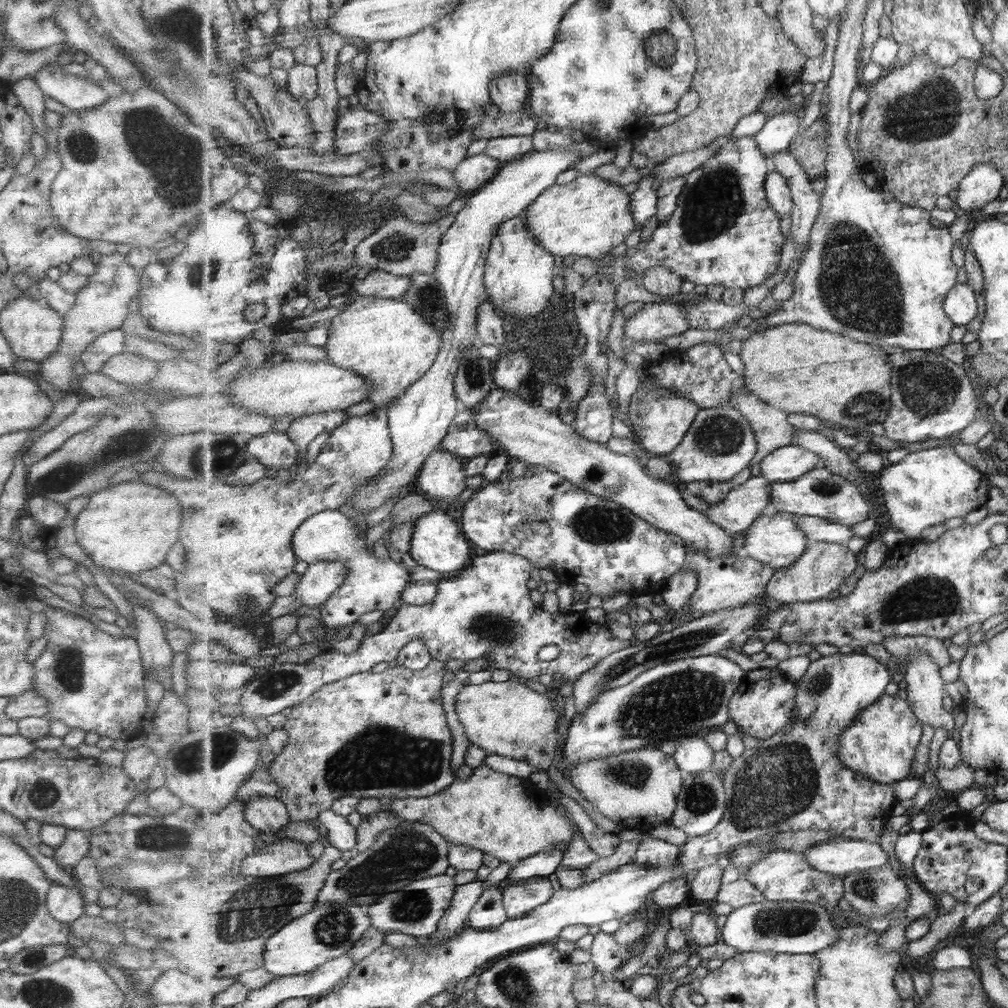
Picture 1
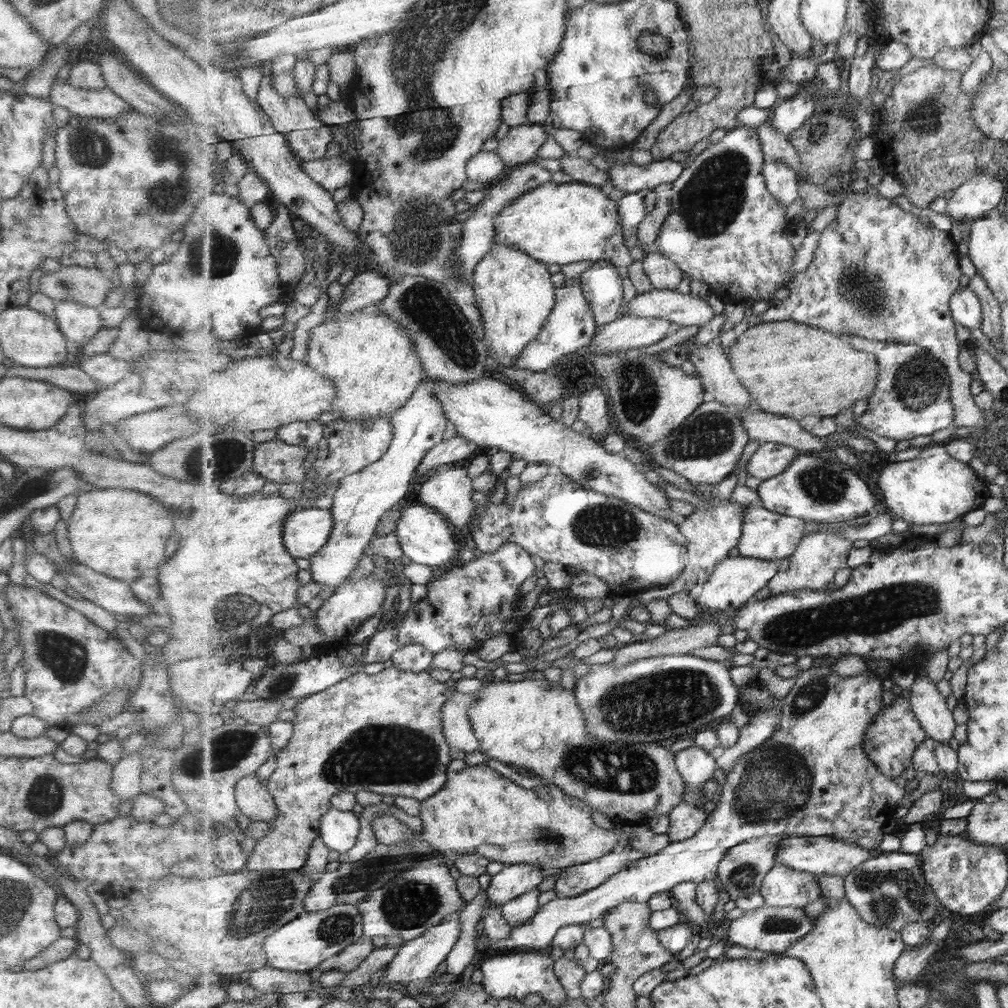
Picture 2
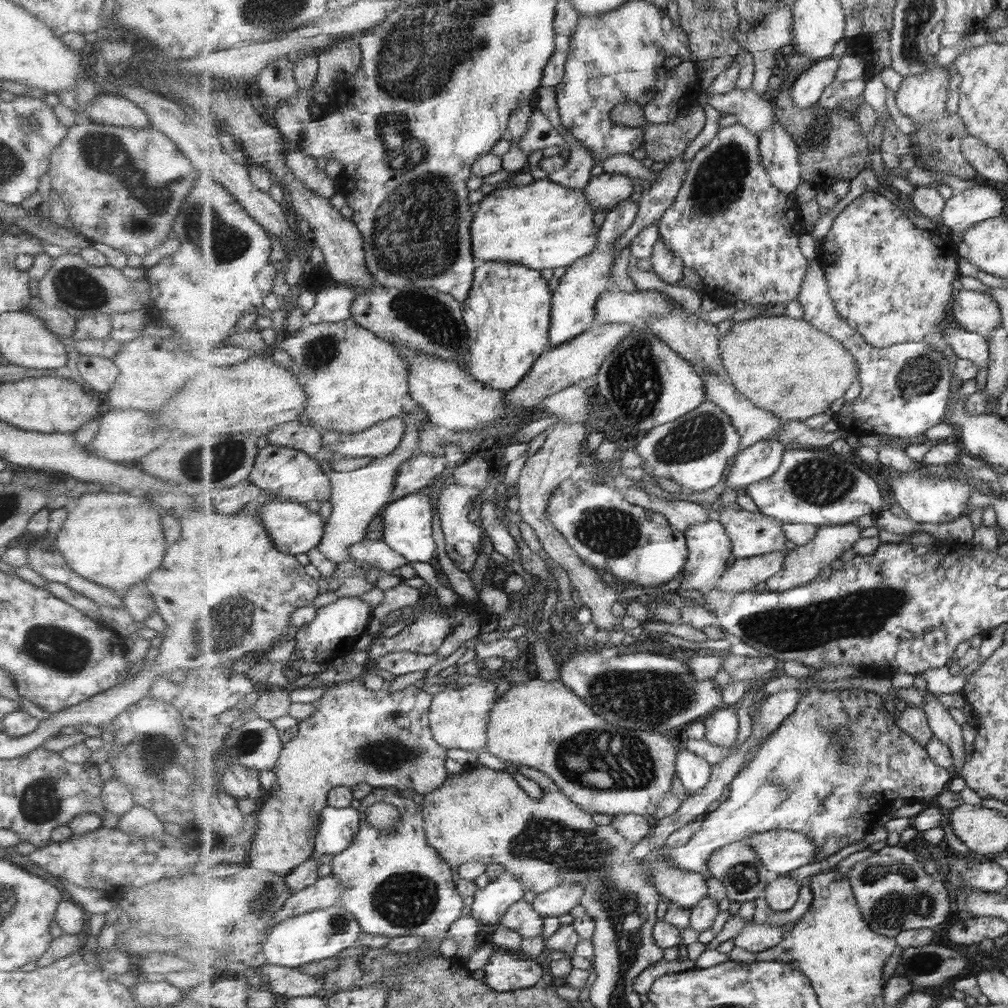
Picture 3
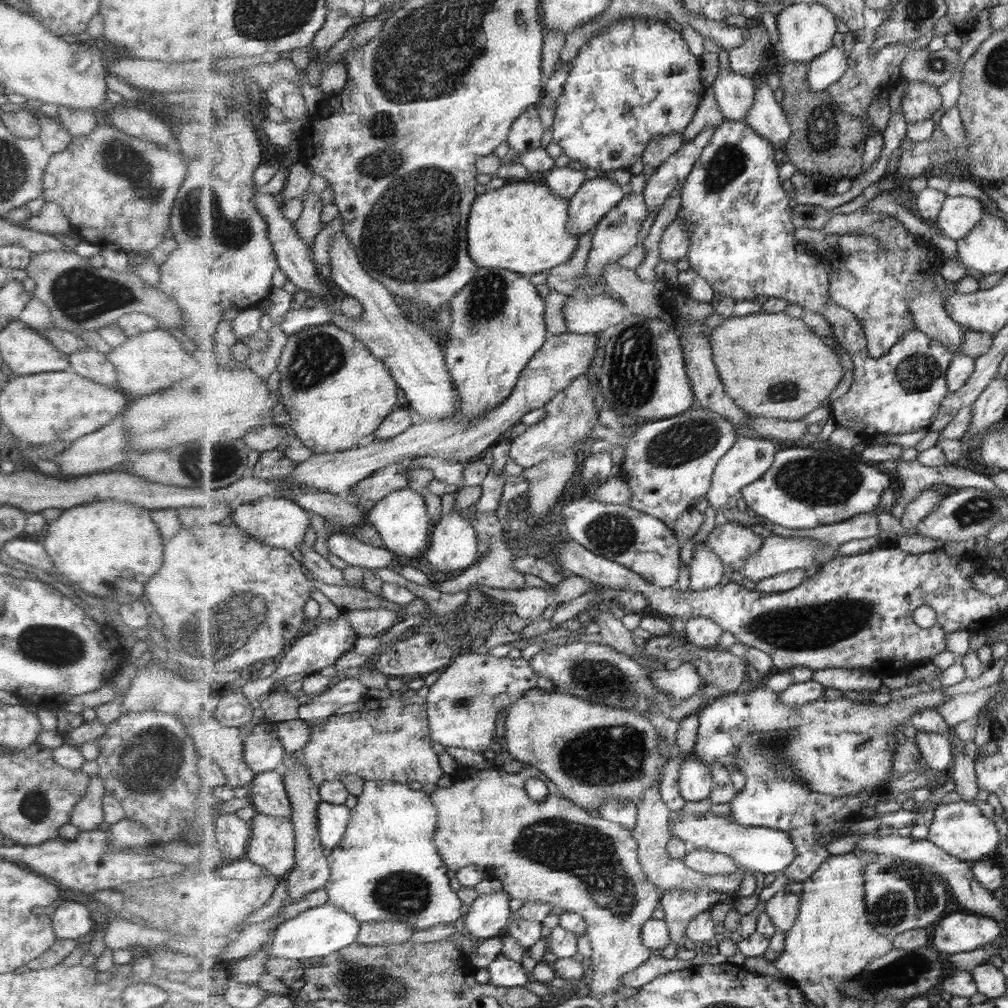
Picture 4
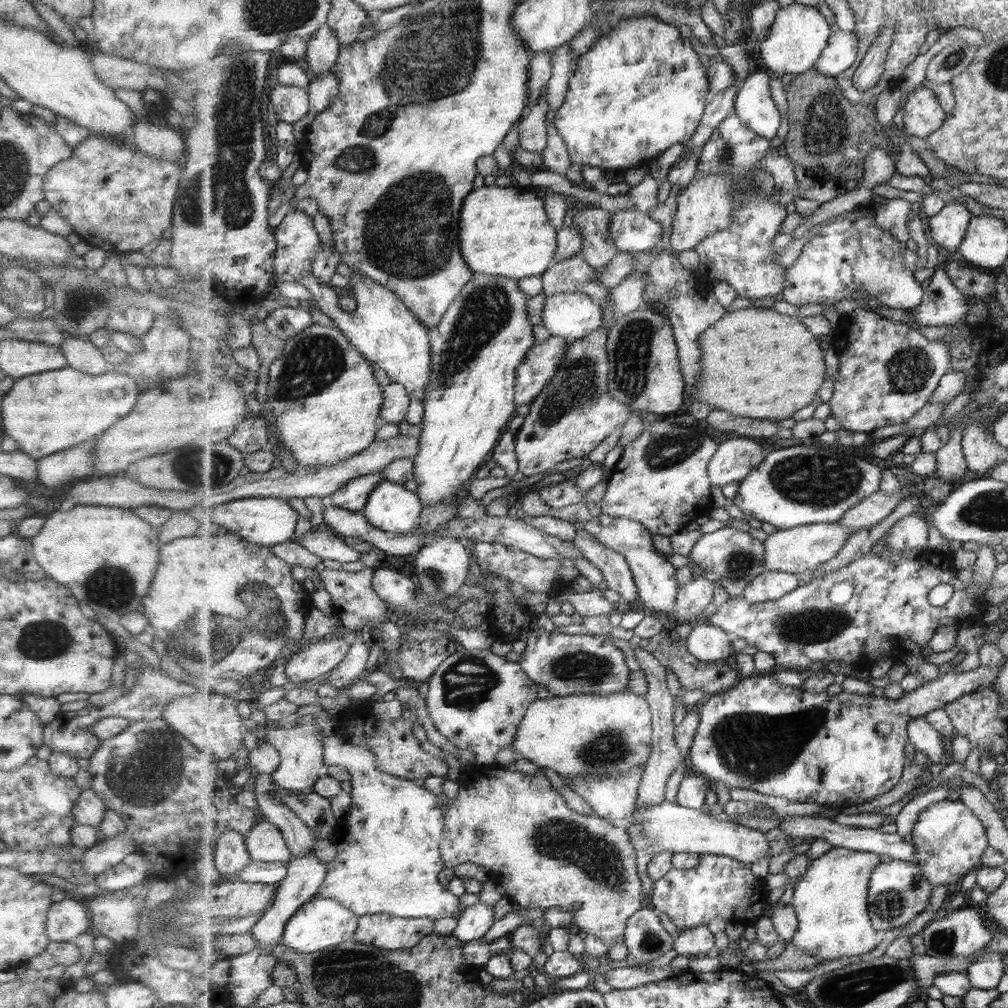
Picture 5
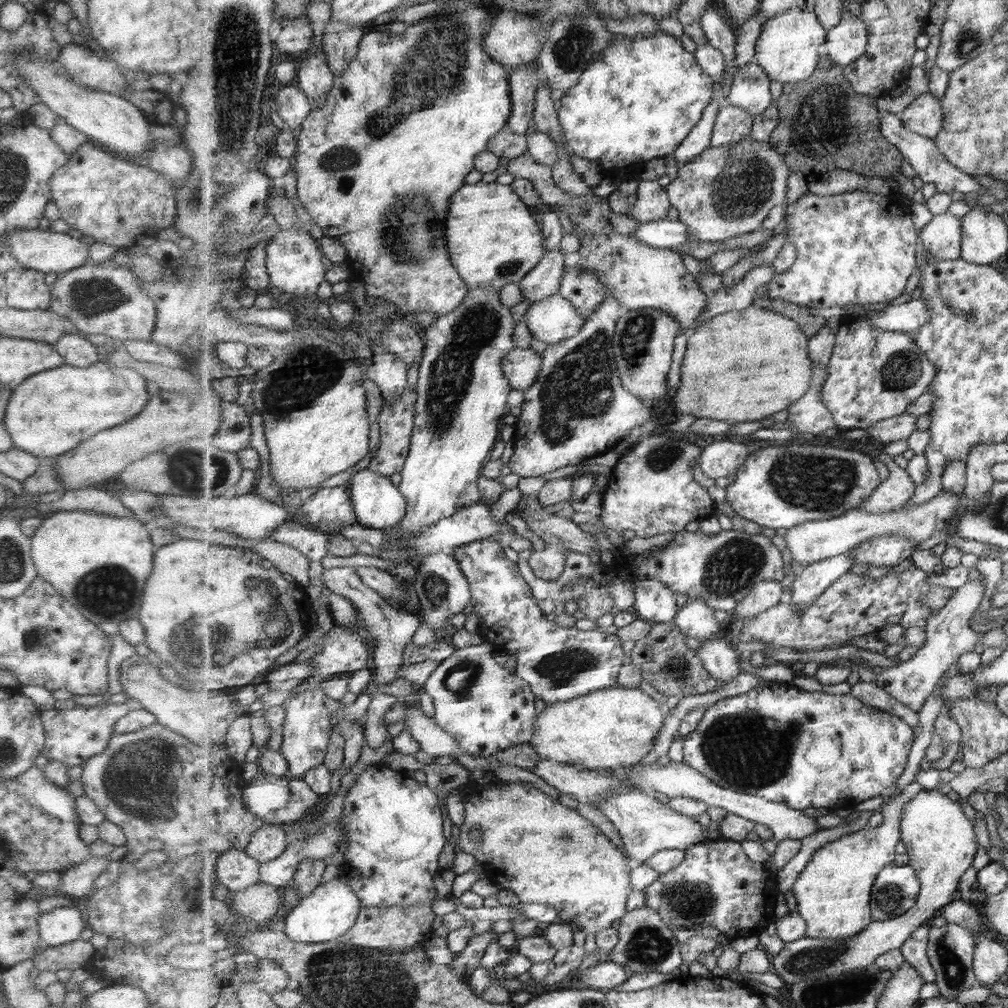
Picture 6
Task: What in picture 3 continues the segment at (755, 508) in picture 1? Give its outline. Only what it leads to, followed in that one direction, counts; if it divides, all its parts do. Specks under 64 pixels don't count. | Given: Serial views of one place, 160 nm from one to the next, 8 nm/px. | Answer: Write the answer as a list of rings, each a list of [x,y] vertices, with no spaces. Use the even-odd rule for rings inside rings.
[[[719,519],[693,525],[685,531],[685,535],[690,553],[679,589],[696,590],[707,594],[718,586],[720,578],[728,569],[727,560],[729,556],[734,556],[734,542],[731,536],[727,535],[727,527]]]

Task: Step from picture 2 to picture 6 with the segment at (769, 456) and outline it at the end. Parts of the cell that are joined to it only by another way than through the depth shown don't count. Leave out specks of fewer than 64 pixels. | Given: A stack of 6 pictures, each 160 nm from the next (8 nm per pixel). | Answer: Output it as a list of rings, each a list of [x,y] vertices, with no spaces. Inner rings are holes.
[[[729,440],[715,441],[703,449],[699,465],[703,474],[711,479],[737,474],[745,468],[751,451],[741,442]]]

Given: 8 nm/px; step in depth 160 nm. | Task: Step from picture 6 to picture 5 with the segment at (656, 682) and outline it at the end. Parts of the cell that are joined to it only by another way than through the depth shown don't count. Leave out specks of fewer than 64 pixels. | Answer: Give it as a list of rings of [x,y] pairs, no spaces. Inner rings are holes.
[[[665,627],[659,634],[651,638],[644,638],[640,647],[650,652],[660,660],[660,663],[669,668],[678,677],[680,686],[686,690],[701,690],[707,697],[730,691],[741,680],[740,672],[735,666],[734,659],[719,660],[718,662],[705,662],[695,658],[687,648],[687,638],[680,638],[675,629]]]

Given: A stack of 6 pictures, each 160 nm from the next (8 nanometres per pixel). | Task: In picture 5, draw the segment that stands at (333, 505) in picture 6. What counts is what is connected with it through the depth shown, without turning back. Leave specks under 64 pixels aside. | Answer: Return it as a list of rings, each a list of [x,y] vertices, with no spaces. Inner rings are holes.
[[[371,473],[345,484],[341,490],[337,490],[326,502],[349,511],[364,511],[369,504],[371,492],[385,482],[383,474]]]

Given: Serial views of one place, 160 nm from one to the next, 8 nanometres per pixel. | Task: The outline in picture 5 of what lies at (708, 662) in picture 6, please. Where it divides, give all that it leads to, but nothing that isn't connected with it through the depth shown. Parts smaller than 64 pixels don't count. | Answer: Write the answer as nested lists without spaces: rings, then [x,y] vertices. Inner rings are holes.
[[[697,622],[687,637],[689,652],[705,662],[733,659],[732,634],[709,622]]]

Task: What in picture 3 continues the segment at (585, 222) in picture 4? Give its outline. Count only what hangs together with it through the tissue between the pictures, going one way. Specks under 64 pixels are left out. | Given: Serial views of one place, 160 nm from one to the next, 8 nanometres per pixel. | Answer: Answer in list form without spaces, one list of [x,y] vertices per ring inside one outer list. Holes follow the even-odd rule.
[[[603,172],[593,177],[586,188],[586,197],[594,206],[594,210],[613,209],[620,202],[637,196],[637,180],[626,174]]]

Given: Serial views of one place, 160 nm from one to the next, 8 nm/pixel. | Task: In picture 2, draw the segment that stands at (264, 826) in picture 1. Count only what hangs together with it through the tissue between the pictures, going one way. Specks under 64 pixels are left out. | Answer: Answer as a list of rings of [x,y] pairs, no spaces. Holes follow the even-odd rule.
[[[257,775],[242,778],[236,786],[235,796],[243,821],[271,822],[277,816],[275,797]]]

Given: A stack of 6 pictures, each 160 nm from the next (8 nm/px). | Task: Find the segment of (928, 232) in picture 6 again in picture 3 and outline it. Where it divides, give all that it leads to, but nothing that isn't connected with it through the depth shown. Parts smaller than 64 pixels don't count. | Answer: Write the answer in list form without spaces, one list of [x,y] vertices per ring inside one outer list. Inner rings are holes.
[[[975,180],[974,186],[953,194],[946,200],[942,224],[951,233],[962,234],[990,218],[1003,216],[1005,197],[991,182]]]

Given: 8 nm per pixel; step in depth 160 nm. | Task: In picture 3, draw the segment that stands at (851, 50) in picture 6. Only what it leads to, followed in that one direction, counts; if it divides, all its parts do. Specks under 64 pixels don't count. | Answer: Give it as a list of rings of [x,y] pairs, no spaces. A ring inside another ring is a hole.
[[[833,56],[816,60],[792,86],[795,106],[799,110],[817,106],[825,89],[836,81],[837,70],[839,70],[839,59]]]

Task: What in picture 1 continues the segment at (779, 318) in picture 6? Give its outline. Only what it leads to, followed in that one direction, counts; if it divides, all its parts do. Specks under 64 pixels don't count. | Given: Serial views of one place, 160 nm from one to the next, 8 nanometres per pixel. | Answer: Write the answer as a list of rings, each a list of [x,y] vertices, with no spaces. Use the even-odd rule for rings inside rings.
[[[801,323],[779,325],[773,328],[767,328],[764,331],[754,332],[748,339],[743,341],[742,351],[738,355],[745,363],[743,377],[746,379],[746,388],[748,388],[748,390],[752,393],[755,393],[767,404],[788,412],[789,416],[793,412],[795,414],[810,414],[811,416],[821,418],[821,420],[830,420],[831,422],[839,424],[851,431],[854,426],[855,428],[861,428],[861,426],[875,422],[884,424],[886,418],[890,414],[890,398],[893,396],[893,386],[891,386],[891,381],[893,381],[894,367],[893,363],[890,362],[890,354],[883,348],[856,341],[854,338],[849,338],[847,335],[835,334],[826,330],[819,330],[814,326]]]

